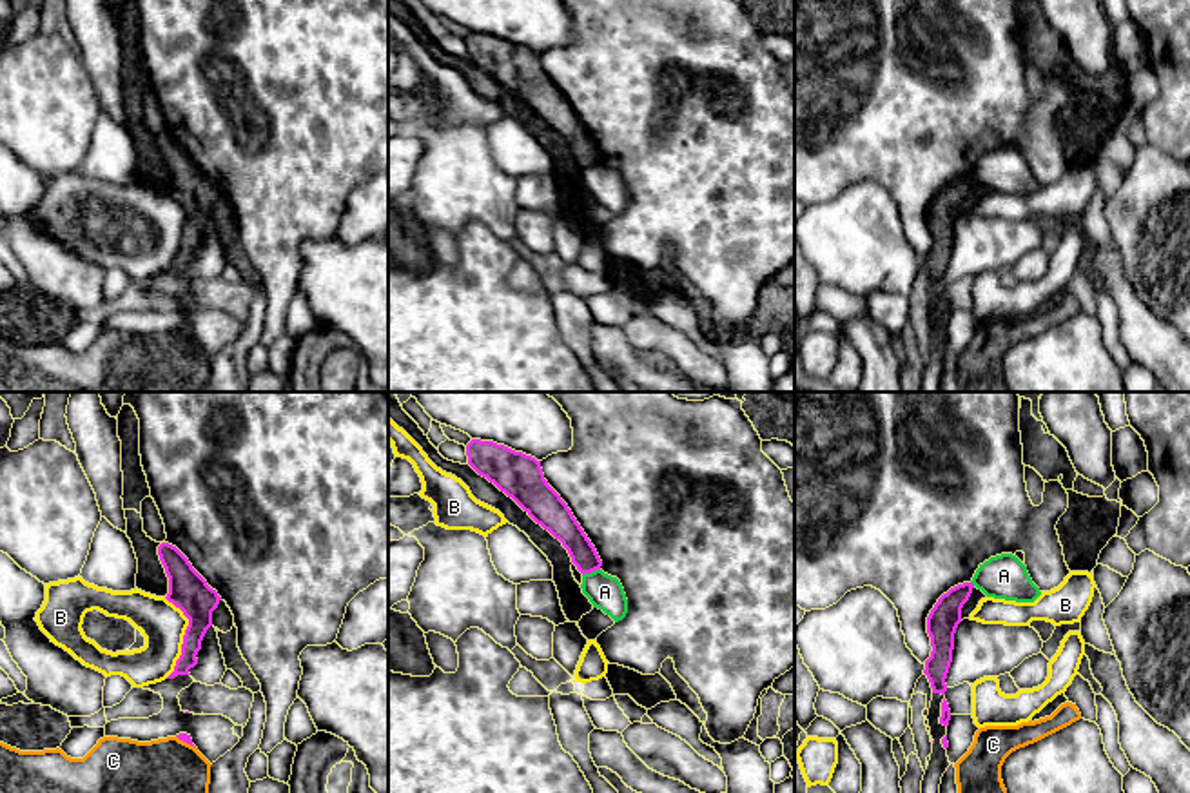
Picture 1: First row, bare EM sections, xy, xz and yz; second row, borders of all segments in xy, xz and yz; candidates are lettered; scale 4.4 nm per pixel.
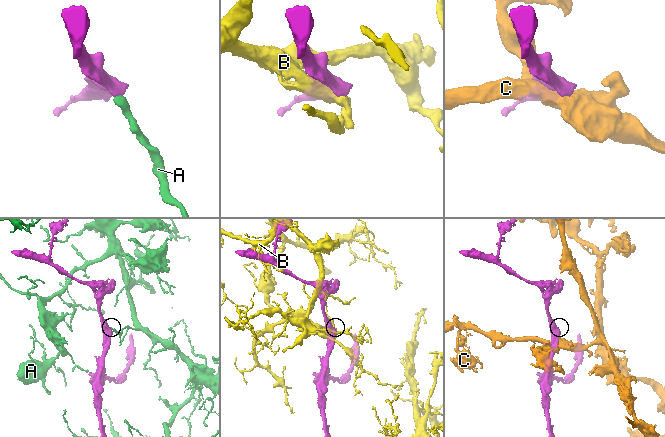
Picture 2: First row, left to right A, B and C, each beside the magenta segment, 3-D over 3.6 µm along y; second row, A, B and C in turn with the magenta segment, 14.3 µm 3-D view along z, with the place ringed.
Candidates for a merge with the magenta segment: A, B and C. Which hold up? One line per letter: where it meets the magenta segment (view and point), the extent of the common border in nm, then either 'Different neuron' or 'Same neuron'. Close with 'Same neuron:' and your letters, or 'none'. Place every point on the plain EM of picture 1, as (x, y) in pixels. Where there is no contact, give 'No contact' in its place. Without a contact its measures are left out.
A: Touches magenta at xz (590, 166). Shared border 90 nm. Different neuron
B: Touches magenta at xy (184, 229). Shared border 360 nm. Different neuron
C: Touches magenta at xy (185, 334). Shared border 110 nm. Different neuron
Same neuron: none

